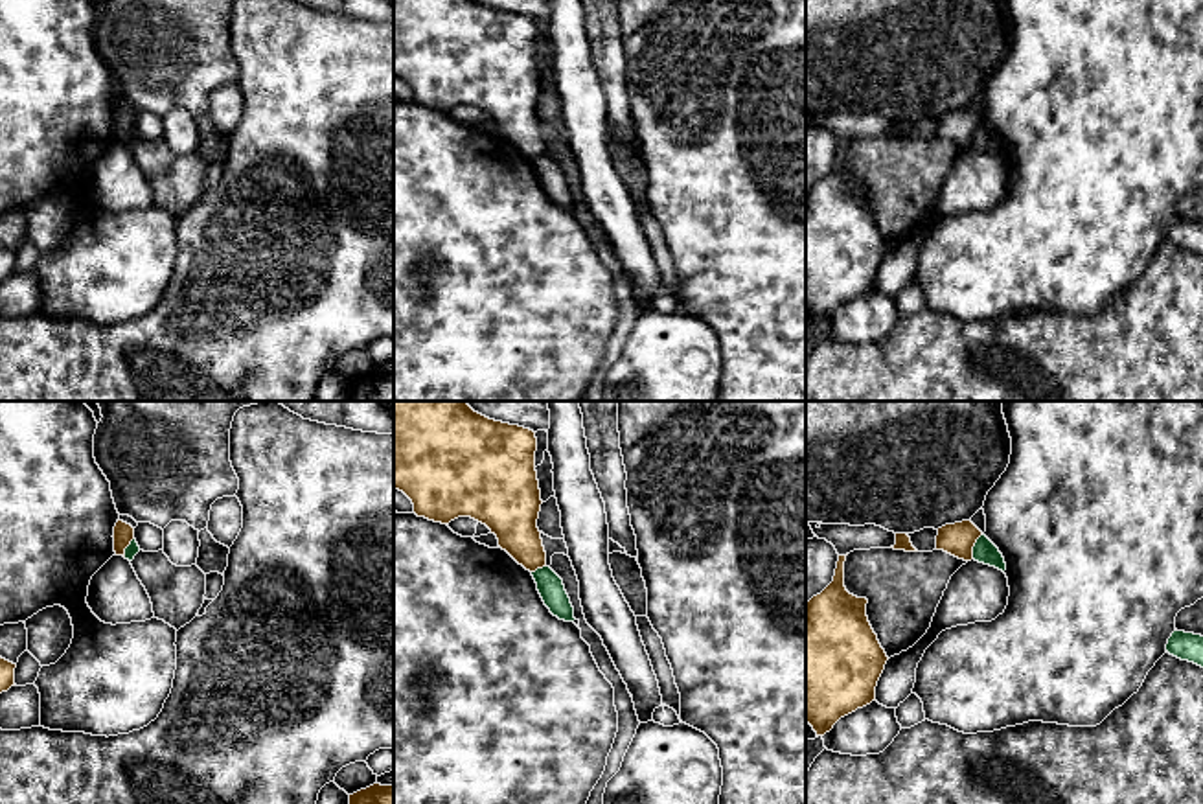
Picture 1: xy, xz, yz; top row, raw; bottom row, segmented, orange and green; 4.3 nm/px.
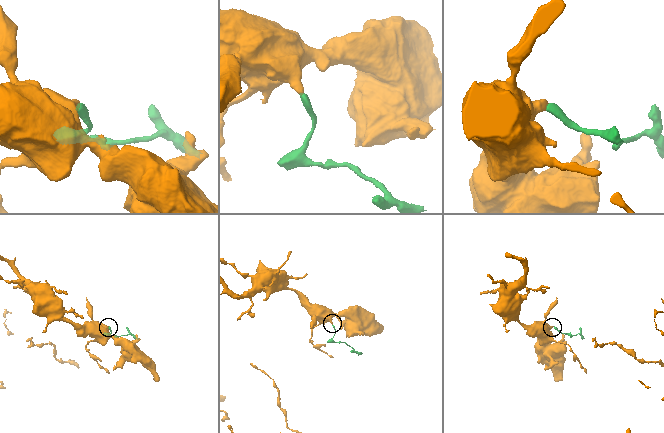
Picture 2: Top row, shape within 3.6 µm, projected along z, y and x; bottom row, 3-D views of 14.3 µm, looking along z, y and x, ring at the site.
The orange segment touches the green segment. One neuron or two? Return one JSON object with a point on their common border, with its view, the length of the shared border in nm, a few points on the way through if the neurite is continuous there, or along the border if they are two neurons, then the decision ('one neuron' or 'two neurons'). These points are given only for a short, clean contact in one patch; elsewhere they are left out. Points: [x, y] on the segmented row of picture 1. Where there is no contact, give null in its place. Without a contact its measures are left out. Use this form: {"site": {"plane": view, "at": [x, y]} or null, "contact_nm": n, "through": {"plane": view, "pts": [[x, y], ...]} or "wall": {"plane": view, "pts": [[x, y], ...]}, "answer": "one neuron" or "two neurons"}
{"site": {"plane": "yz", "at": [973, 545]}, "contact_nm": 120, "wall": {"plane": "yz", "pts": [[983, 534], [973, 547], [972, 558]]}, "answer": "two neurons"}

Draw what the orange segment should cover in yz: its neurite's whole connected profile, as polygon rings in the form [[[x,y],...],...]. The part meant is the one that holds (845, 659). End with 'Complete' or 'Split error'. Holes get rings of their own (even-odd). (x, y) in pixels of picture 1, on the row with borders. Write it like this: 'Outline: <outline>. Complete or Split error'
Outline: [[[839,556],[833,581],[806,603],[806,721],[817,736],[876,701],[888,660],[866,616],[866,598],[844,587]]]. Complete

